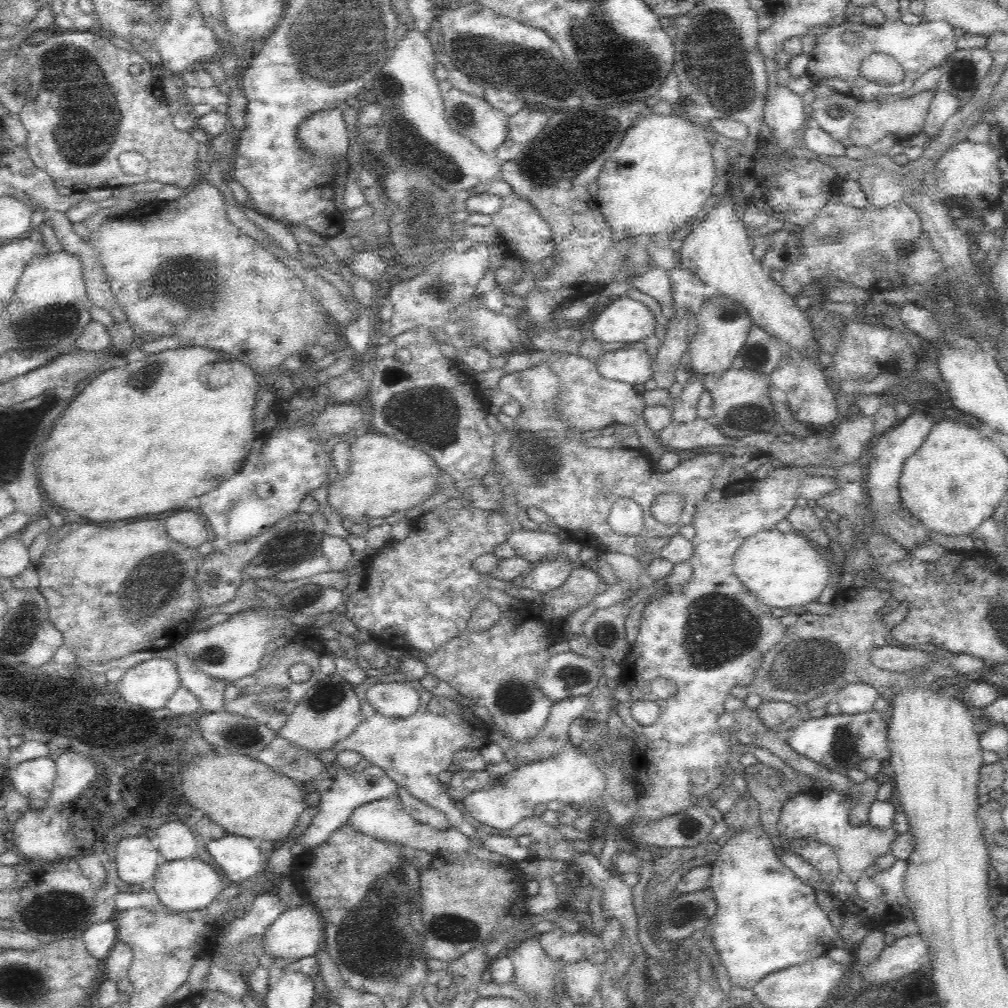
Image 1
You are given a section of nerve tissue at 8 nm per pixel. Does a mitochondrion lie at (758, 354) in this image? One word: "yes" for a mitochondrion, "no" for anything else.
yes

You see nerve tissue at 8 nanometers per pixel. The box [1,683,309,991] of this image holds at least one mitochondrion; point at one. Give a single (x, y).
(54, 912)

